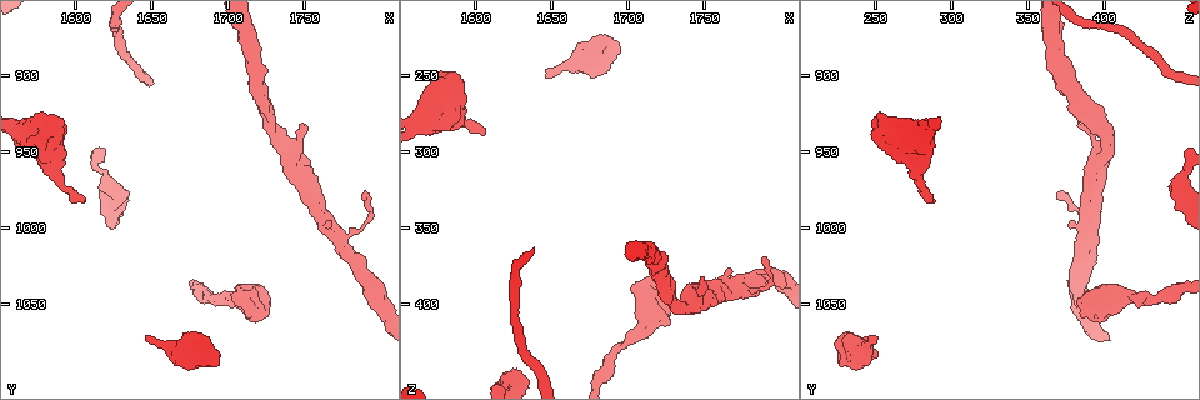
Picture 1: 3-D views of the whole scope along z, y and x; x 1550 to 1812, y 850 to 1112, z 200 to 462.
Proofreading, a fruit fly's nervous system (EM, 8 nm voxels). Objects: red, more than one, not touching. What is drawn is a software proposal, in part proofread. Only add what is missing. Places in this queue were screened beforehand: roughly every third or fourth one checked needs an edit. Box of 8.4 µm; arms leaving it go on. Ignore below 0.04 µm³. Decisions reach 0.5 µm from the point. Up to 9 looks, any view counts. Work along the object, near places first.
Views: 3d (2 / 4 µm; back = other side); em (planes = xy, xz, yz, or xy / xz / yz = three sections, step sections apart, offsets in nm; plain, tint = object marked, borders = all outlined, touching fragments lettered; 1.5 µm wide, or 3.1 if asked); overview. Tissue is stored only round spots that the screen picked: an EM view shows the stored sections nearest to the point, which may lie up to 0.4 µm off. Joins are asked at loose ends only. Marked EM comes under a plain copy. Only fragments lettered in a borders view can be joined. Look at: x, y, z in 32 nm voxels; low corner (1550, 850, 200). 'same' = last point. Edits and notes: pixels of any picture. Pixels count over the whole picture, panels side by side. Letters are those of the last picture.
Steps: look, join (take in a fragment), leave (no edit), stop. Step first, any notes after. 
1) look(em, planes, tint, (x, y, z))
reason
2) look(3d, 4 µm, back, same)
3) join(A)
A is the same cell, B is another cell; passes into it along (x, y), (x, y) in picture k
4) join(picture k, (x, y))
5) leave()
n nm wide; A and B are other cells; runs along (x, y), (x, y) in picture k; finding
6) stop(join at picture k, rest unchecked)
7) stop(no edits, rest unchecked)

look(3d, 2 µm, back, (1604, 982, 286))
branch stops here

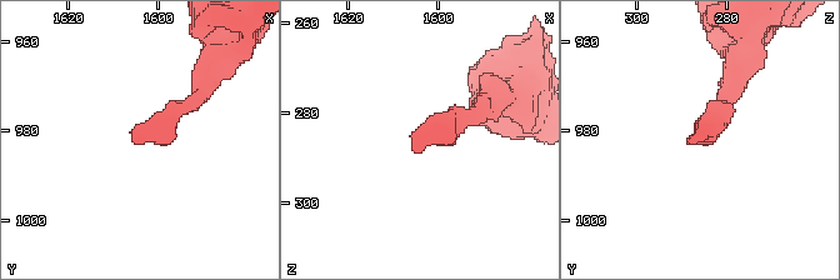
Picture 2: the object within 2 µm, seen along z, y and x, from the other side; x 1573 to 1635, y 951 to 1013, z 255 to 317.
look(em, yz, step 4, tint, (1605, 983, 288))

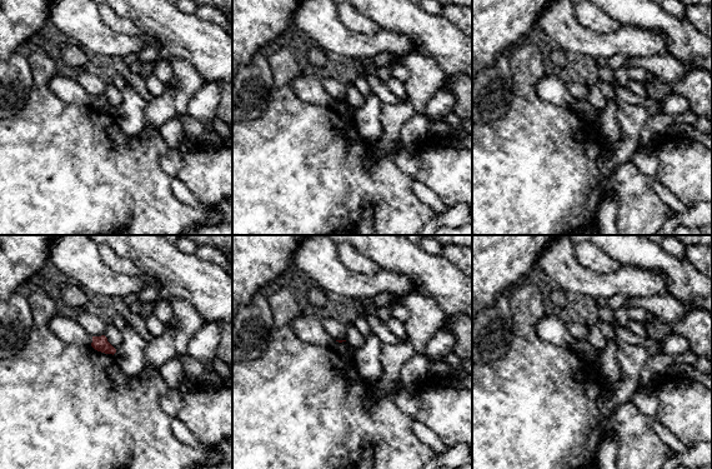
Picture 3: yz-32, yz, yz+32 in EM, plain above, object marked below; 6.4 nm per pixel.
look(em, planes, borders, same)
another direction

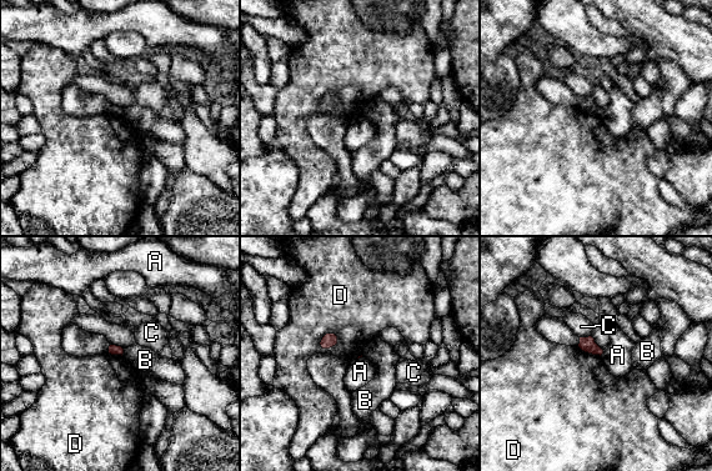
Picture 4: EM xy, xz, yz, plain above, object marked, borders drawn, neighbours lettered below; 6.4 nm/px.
leave()
A, B, C and D are other cells; border along (337, 336), (326, 334), (319, 344) in picture 4; none of them fits

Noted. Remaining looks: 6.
look(em, xy, step 8, borders, (1586, 928, 248))
free end

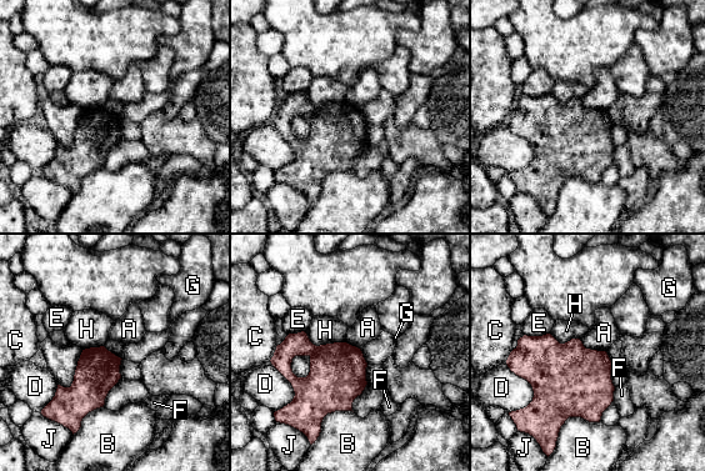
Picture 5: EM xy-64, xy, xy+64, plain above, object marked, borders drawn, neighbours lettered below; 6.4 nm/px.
look(em, planes, borders, same)

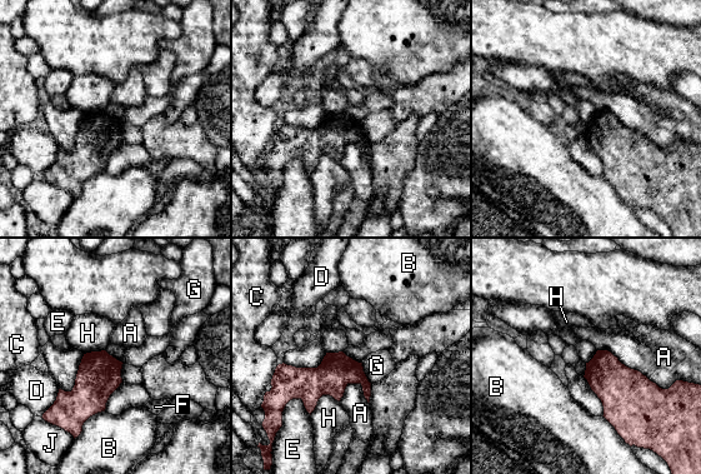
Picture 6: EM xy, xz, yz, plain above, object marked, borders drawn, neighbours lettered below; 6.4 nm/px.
leave()
A, B, C, D, E, F, G, H and J are other cells; border along (339, 400), (323, 395), (310, 415) in picture 6; no lettered fragment goes on from it

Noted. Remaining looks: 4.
look(em, planes, borders, (1692, 1090, 234))
an open end

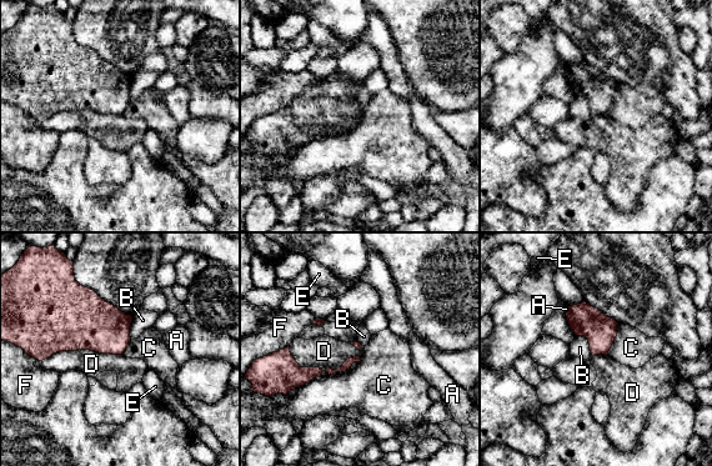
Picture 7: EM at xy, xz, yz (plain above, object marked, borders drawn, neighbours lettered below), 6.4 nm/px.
leave()
D touches over 480 nm; A, B, C, D, E and F are other cells; border along (618, 322), (616, 337), (606, 355) in picture 7; none of them fits

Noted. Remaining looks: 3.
stop(no edits, rest unchecked)

